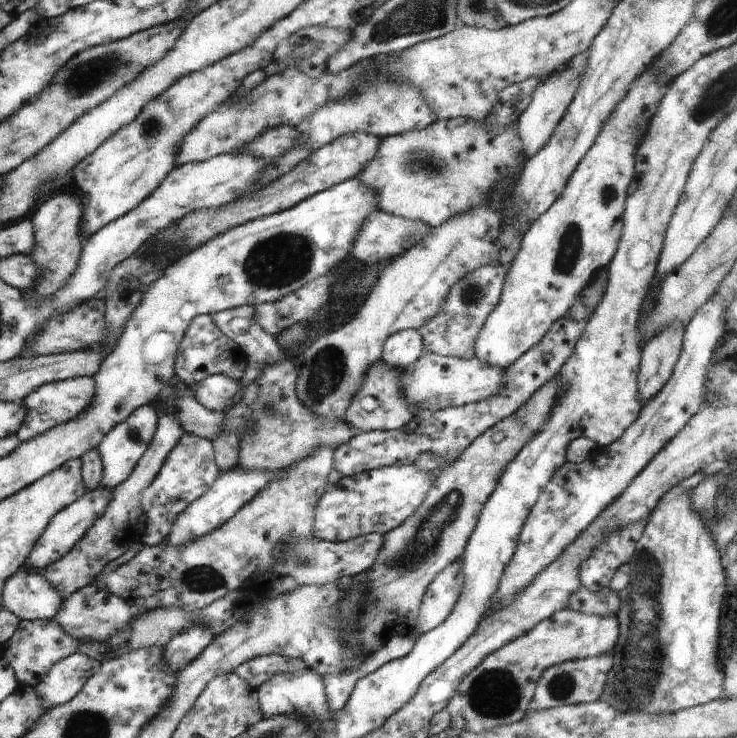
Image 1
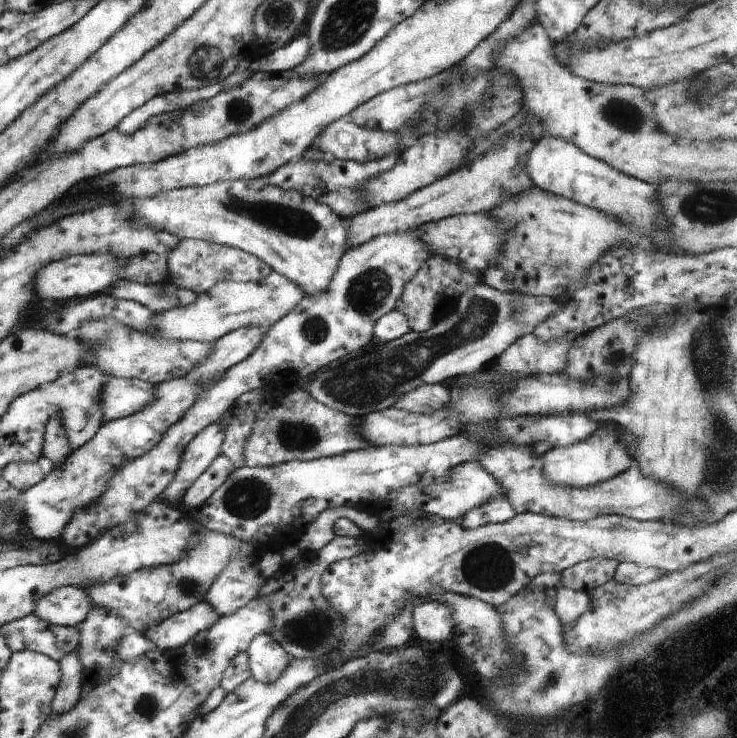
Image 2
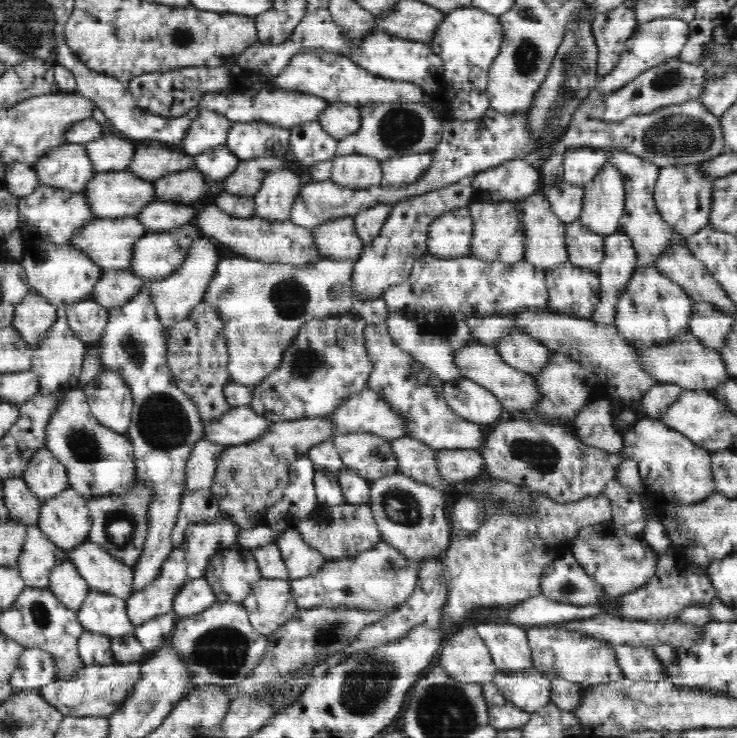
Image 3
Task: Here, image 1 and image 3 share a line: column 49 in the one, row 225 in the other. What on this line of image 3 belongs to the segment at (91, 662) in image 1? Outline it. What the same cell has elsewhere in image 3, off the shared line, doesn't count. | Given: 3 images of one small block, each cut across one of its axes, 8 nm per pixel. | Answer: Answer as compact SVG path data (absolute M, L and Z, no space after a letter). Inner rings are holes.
M692 163L686 166L666 166L659 171L658 182L654 192L655 206L662 216L662 219L670 225L675 234L680 234L683 239L696 234L709 224L711 207L713 202L713 187L717 178L705 176L701 170L702 164Z

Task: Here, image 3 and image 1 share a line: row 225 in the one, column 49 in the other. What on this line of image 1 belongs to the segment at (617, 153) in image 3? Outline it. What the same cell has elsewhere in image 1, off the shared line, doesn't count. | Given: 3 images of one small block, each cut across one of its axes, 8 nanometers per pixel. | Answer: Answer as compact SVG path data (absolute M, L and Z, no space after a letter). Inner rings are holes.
M22 619L13 638L5 643L5 659L11 664L20 686L33 687L56 662L78 651L78 644L80 641L72 638L68 632L64 632L64 628L54 619L33 621Z

